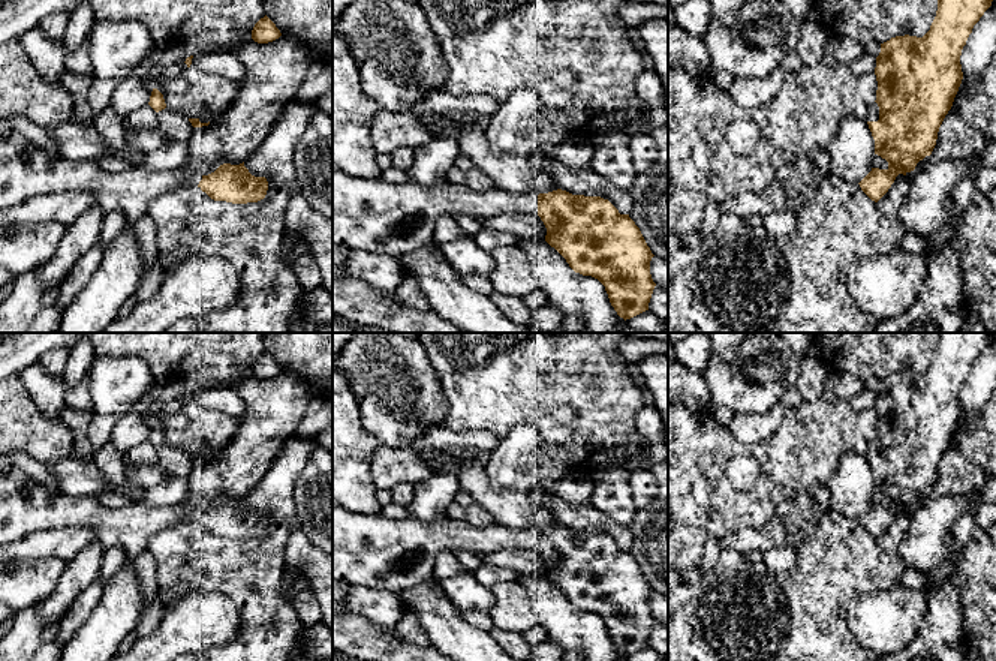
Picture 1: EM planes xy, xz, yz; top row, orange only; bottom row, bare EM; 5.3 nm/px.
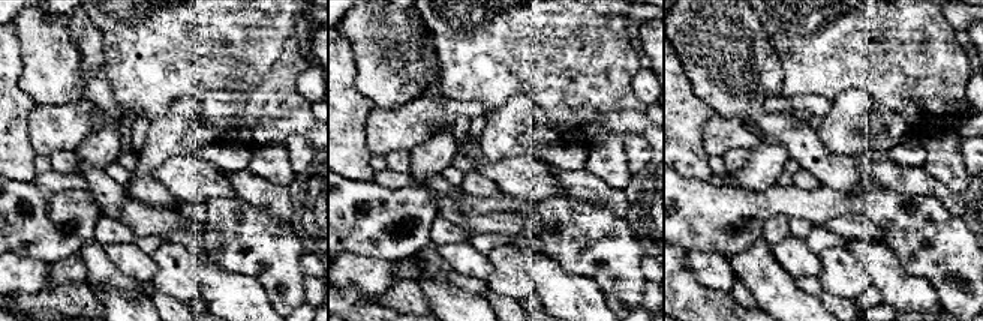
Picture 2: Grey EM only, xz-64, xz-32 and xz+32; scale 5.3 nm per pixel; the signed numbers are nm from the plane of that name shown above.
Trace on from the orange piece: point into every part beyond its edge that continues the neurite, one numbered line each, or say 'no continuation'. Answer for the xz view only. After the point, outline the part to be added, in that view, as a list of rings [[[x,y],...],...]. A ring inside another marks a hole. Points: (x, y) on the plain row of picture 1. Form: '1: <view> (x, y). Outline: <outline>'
1: xz (369, 550). Outline: [[[332,501],[332,582],[401,595],[433,577],[434,559],[446,549],[461,549],[475,555],[508,549],[538,550],[538,531],[518,531],[499,523],[478,528],[466,520],[395,522],[380,514],[352,513]]]

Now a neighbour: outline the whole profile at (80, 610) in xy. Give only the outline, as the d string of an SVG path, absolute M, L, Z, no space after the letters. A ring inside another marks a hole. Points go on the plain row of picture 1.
M97 576L70 604L58 627L58 642L66 646L67 642L87 622L93 609L102 598L105 582Z

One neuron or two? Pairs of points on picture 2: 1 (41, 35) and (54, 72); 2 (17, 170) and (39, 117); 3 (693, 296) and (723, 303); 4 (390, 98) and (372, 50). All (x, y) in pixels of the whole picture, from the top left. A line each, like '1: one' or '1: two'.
1: one
2: two
3: one
4: one

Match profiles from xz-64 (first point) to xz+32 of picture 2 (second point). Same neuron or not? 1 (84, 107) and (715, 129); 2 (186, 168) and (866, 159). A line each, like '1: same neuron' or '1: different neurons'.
1: same neuron
2: different neurons

